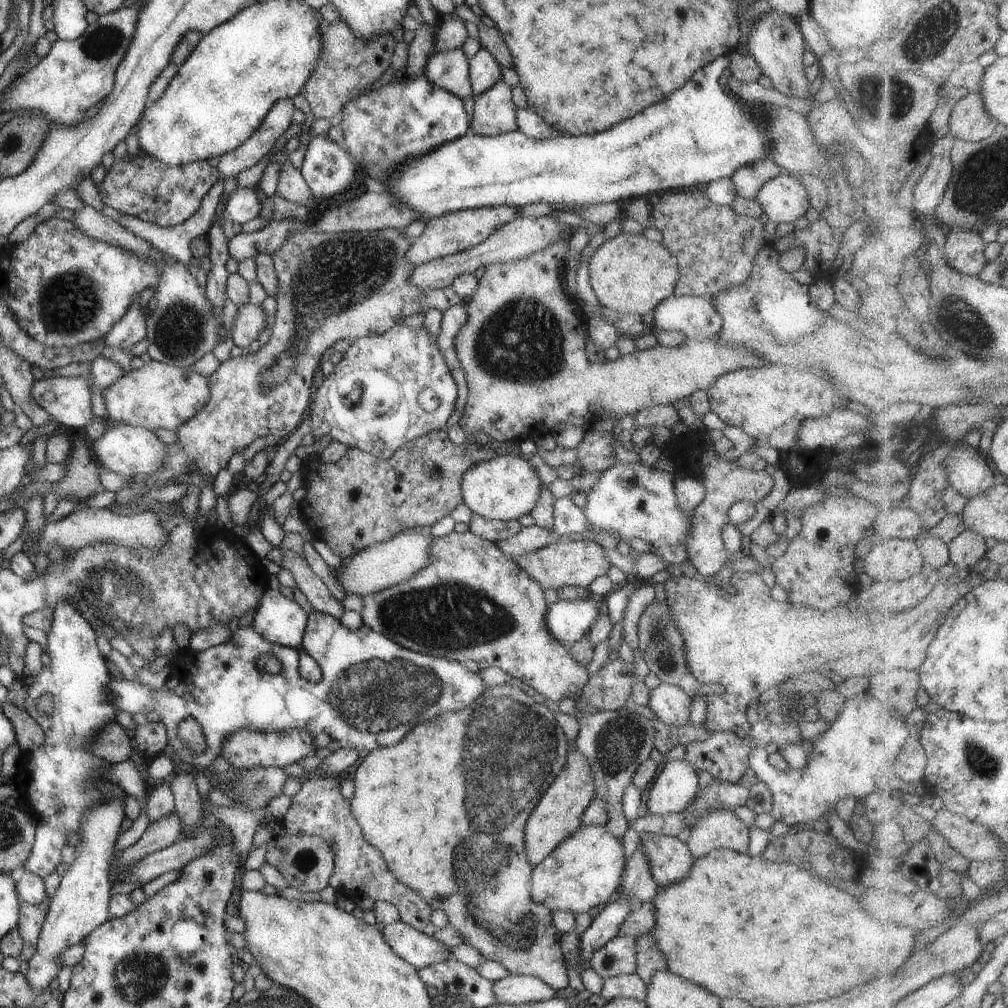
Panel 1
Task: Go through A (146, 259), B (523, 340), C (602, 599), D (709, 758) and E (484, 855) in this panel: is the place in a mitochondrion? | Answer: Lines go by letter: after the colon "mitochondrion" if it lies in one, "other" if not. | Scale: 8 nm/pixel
A: other
B: mitochondrion
C: other
D: other
E: mitochondrion

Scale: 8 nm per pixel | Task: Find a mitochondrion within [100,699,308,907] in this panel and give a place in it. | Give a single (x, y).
(260, 784)

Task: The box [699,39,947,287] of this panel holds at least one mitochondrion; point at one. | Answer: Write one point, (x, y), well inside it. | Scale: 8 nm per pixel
(900, 98)

